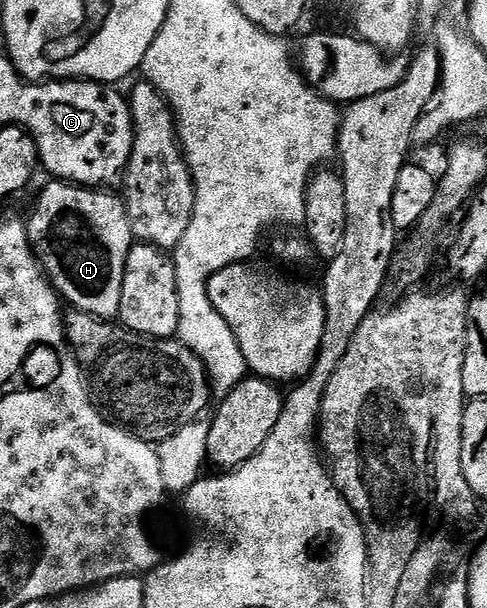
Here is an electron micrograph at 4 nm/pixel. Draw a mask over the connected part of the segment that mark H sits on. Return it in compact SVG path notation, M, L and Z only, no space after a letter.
M58 180L48 181L48 186L39 194L31 219L26 219L27 239L55 293L68 307L92 314L94 318L115 320L121 308L121 288L125 284L125 260L133 245L130 220L124 199L107 188L76 186Z

